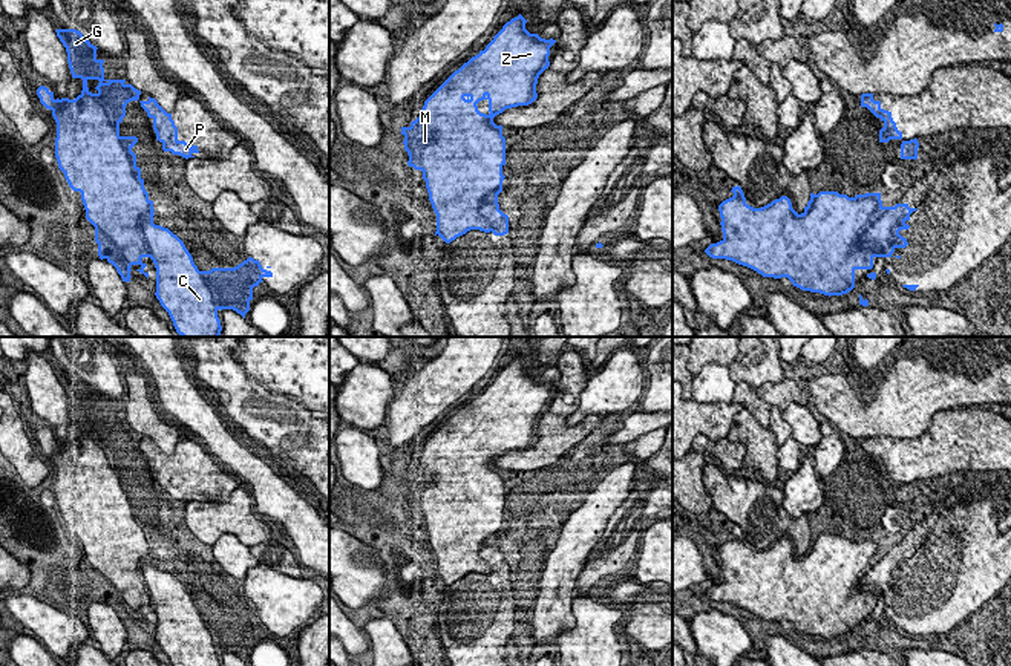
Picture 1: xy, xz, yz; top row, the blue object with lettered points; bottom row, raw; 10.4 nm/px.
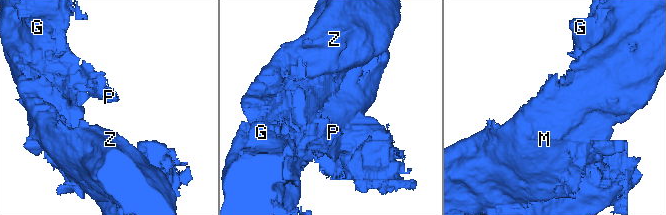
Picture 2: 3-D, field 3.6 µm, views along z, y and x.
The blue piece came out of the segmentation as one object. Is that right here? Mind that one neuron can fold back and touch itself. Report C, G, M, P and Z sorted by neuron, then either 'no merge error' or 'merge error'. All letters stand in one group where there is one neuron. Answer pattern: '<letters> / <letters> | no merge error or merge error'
C / G M P Z | merge error

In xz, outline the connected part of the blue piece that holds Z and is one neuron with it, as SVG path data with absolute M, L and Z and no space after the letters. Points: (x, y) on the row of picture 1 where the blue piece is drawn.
M519 14L507 21L493 40L455 70L426 101L421 115L401 127L407 165L423 171L429 201L437 214L437 231L446 243L470 230L481 230L481 207L486 198L502 191L506 138L493 118L506 109L536 101L539 75L548 69L550 47L556 40L541 38L525 29Z

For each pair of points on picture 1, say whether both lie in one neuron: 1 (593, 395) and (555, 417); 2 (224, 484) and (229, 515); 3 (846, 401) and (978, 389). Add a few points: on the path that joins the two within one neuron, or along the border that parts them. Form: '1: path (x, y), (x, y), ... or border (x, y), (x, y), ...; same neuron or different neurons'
1: border (588, 380), (579, 406), (567, 418), (570, 427); different neurons
2: border (238, 487), (227, 499), (195, 501); different neurons
3: path (878, 412), (906, 409), (936, 391), (945, 391); same neuron

